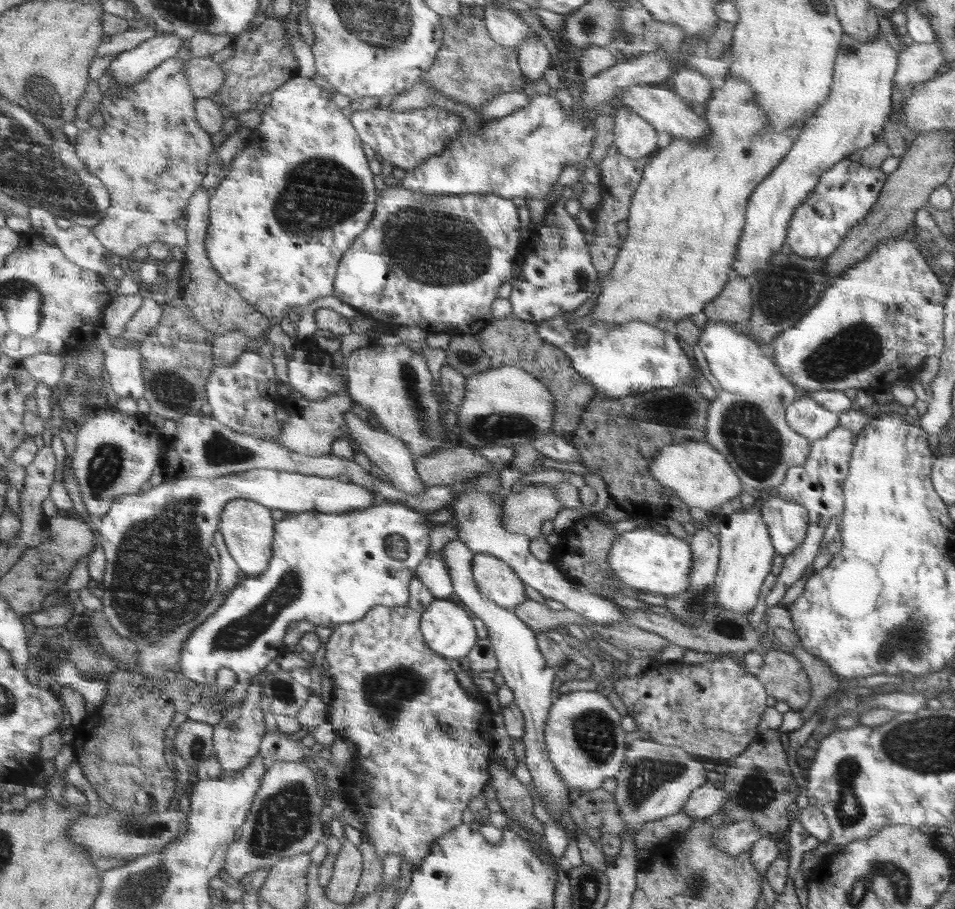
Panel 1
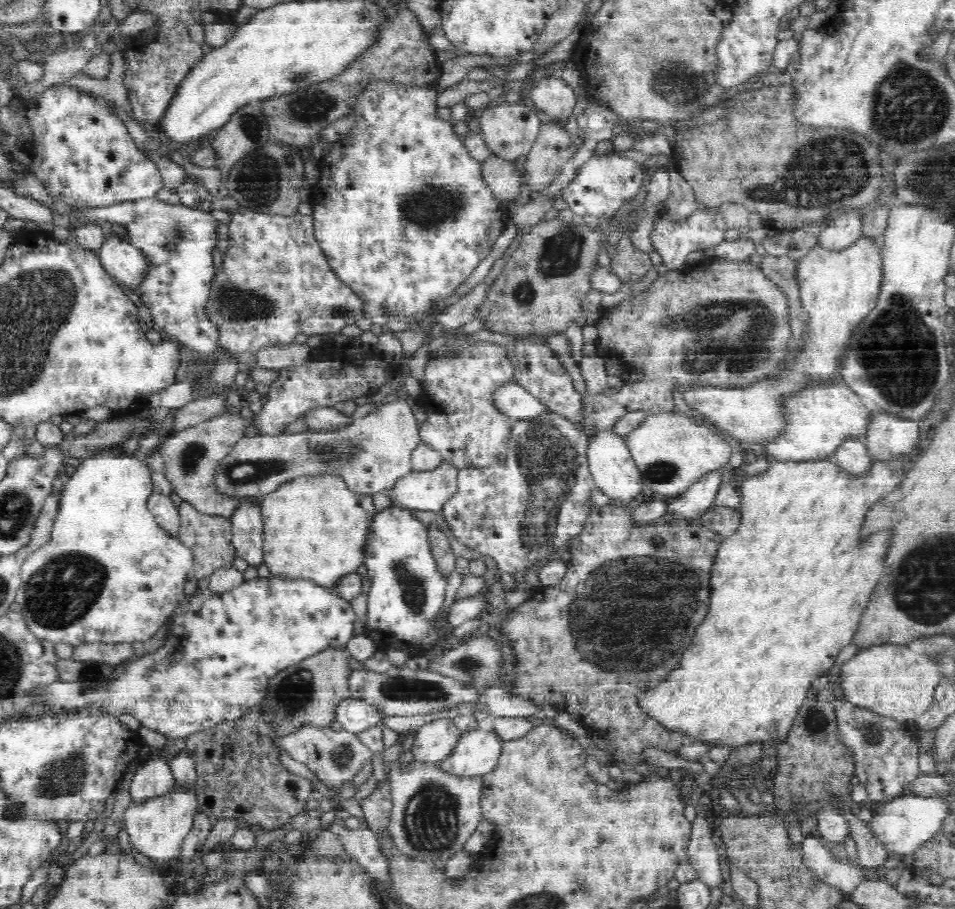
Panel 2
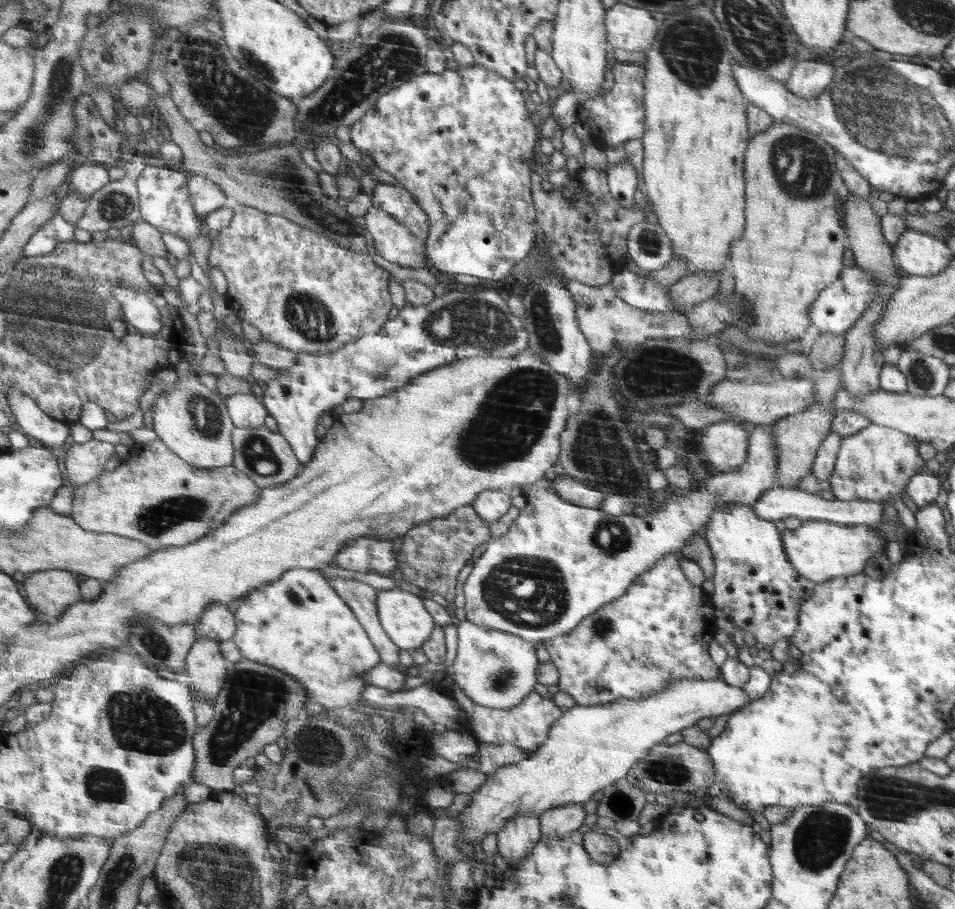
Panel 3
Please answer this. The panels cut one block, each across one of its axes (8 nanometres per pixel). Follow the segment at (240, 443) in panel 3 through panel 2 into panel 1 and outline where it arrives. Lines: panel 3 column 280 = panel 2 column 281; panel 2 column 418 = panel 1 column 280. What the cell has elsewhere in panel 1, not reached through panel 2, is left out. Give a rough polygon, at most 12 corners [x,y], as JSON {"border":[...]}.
{"border":[[296,398],[270,441],[306,456],[329,455],[348,434],[352,398]]}

